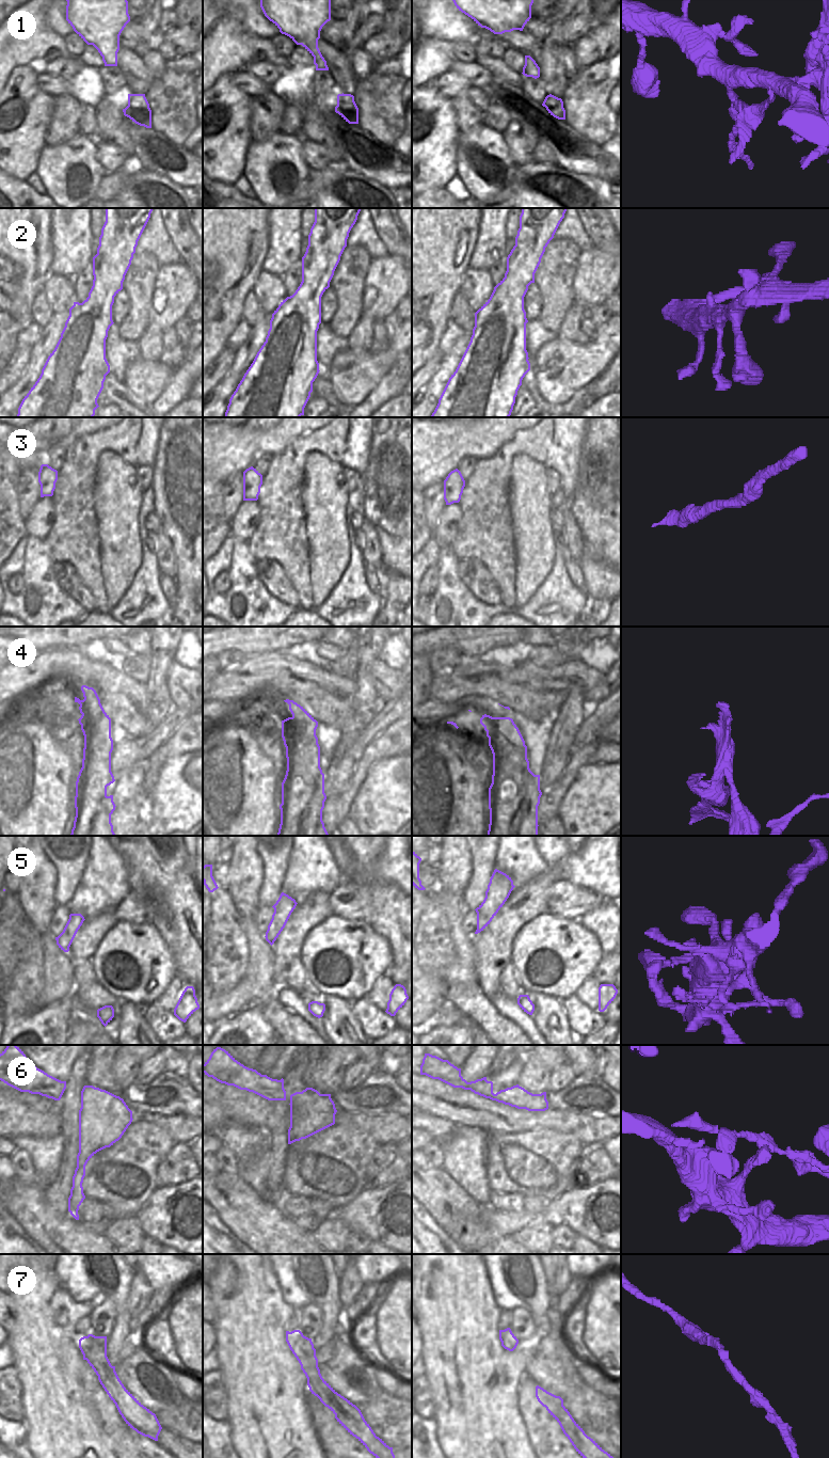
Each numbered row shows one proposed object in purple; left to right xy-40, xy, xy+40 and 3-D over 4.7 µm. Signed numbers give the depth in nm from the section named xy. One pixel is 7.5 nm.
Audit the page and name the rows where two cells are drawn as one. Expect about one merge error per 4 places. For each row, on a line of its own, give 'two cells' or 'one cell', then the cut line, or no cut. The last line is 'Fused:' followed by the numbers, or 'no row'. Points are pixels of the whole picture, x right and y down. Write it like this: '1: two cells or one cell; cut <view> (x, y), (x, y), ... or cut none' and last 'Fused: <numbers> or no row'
1: one cell; cut none
2: one cell; cut none
3: one cell; cut none
4: two cells; cut xy+40 (529, 769), (517, 835)
5: one cell; cut none
6: two cells; cut xy (307, 1088), (327, 1095), (331, 1099)
7: one cell; cut none
Fused: 4, 6

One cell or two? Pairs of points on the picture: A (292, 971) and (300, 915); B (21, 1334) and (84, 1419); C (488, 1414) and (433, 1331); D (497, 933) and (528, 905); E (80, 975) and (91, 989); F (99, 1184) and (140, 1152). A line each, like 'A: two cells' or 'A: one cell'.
A: two cells
B: one cell
C: one cell
D: one cell
E: two cells
F: one cell

